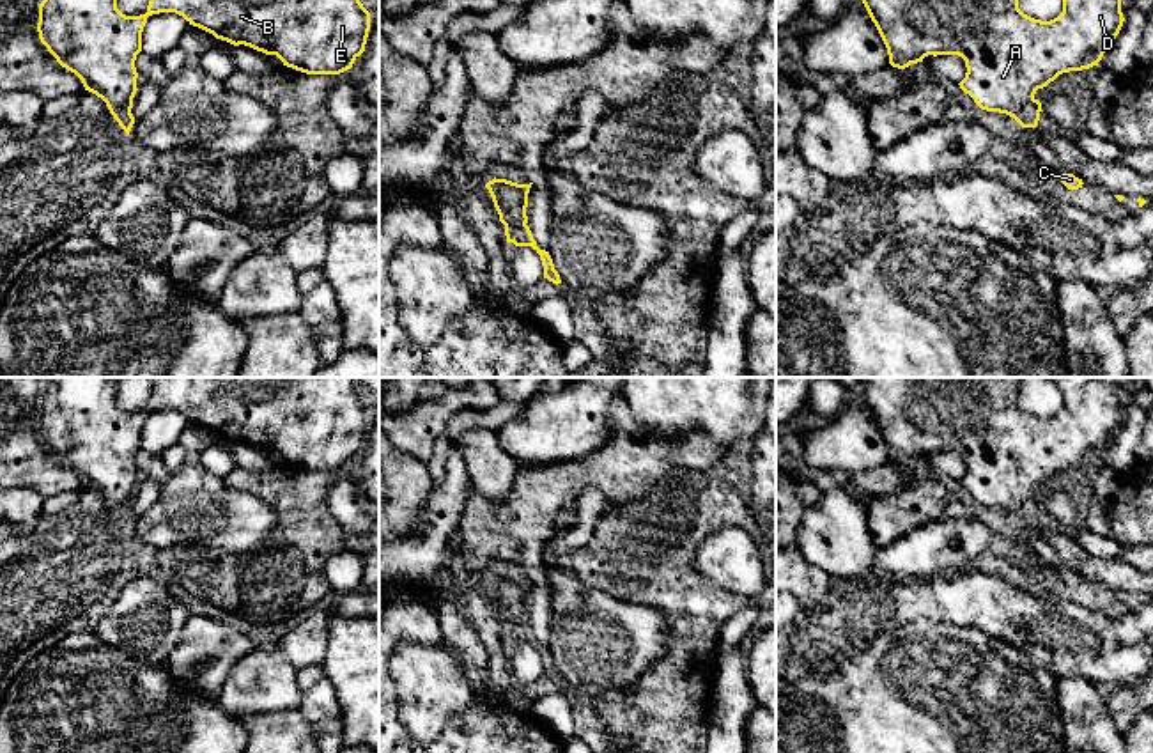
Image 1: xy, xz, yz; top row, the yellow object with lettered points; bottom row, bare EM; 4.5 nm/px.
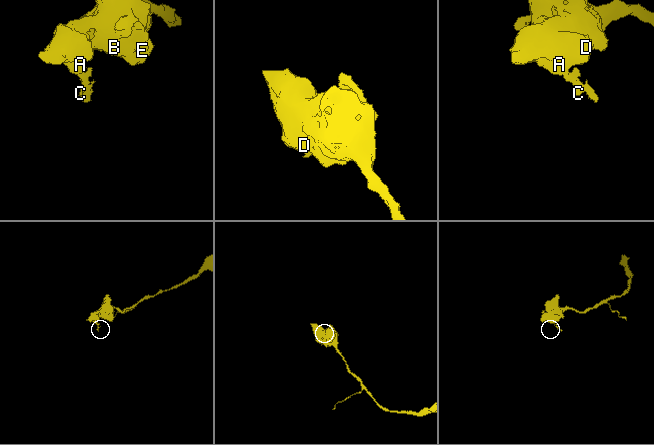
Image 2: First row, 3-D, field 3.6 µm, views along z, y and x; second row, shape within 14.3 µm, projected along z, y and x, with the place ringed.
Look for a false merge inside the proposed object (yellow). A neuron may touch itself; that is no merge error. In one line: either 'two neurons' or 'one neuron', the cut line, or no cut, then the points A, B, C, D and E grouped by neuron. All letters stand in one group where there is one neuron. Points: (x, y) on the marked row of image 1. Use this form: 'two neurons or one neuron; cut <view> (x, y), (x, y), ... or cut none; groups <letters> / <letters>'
two neurons; cut xy (131, 100), (108, 107); groups A B D E / C

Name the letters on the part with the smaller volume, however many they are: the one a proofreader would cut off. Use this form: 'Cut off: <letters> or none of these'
Cut off: C

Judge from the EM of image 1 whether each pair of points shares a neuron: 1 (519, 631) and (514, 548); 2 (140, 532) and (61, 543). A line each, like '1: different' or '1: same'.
1: same
2: different

